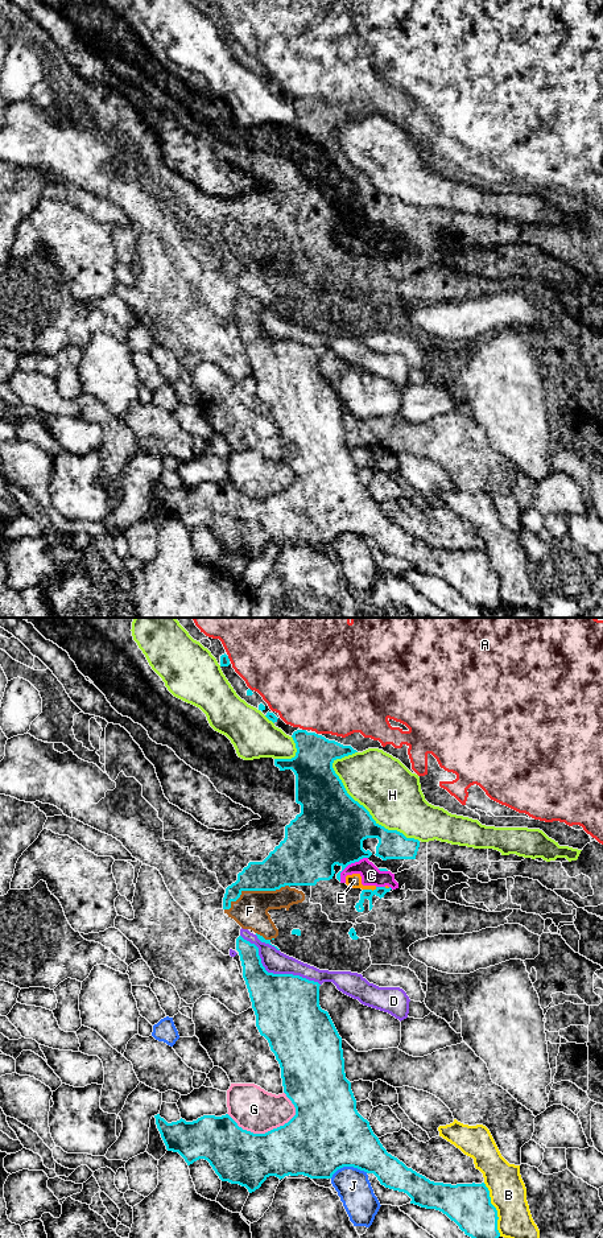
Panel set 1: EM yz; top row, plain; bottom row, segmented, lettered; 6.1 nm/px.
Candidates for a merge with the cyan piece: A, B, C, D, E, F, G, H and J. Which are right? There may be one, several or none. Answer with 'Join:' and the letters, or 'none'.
Join: none

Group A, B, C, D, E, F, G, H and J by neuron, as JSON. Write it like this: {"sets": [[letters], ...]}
{"sets": [["A"], ["B"], ["C", "E"], ["D"], ["F"], ["G"], ["H"], ["J"]]}

